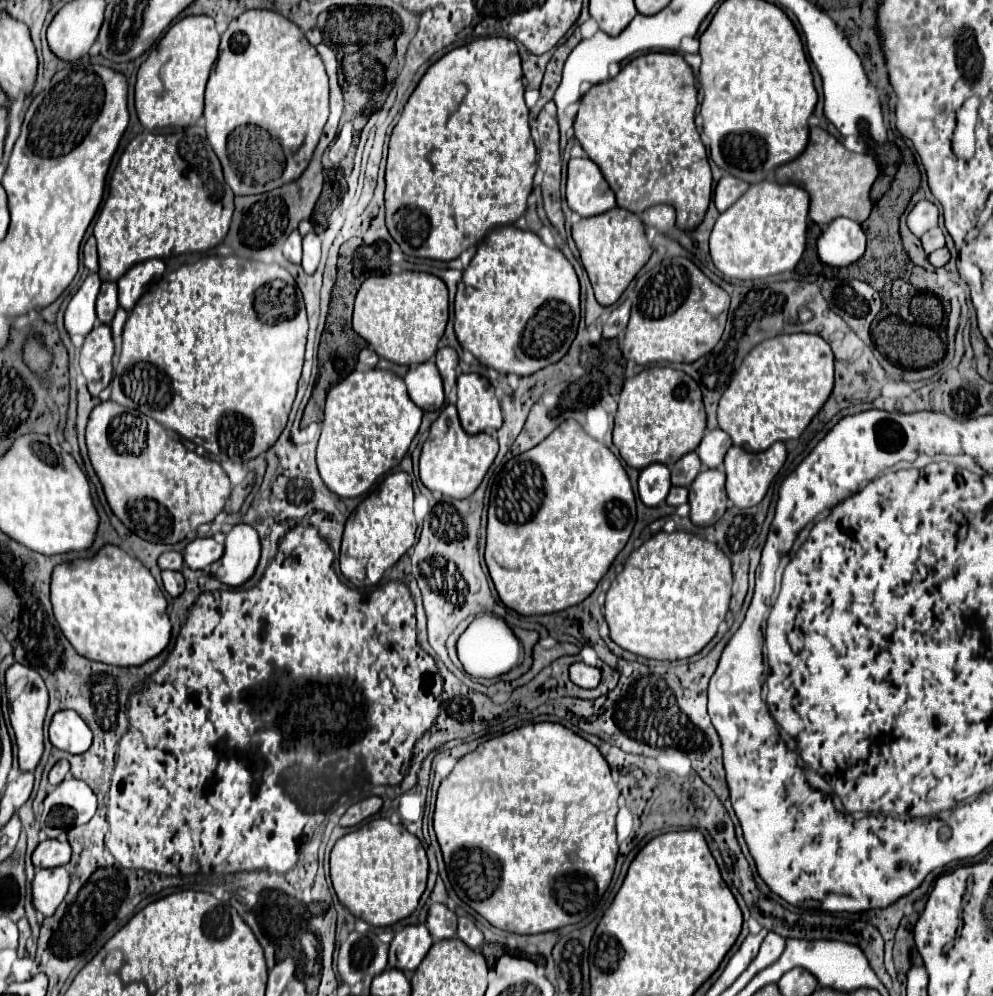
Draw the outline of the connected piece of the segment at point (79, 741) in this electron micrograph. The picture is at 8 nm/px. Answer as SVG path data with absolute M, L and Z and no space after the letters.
M62 710L56 712L50 722L50 742L58 750L84 754L86 748L92 746L92 732L78 714L72 710Z

